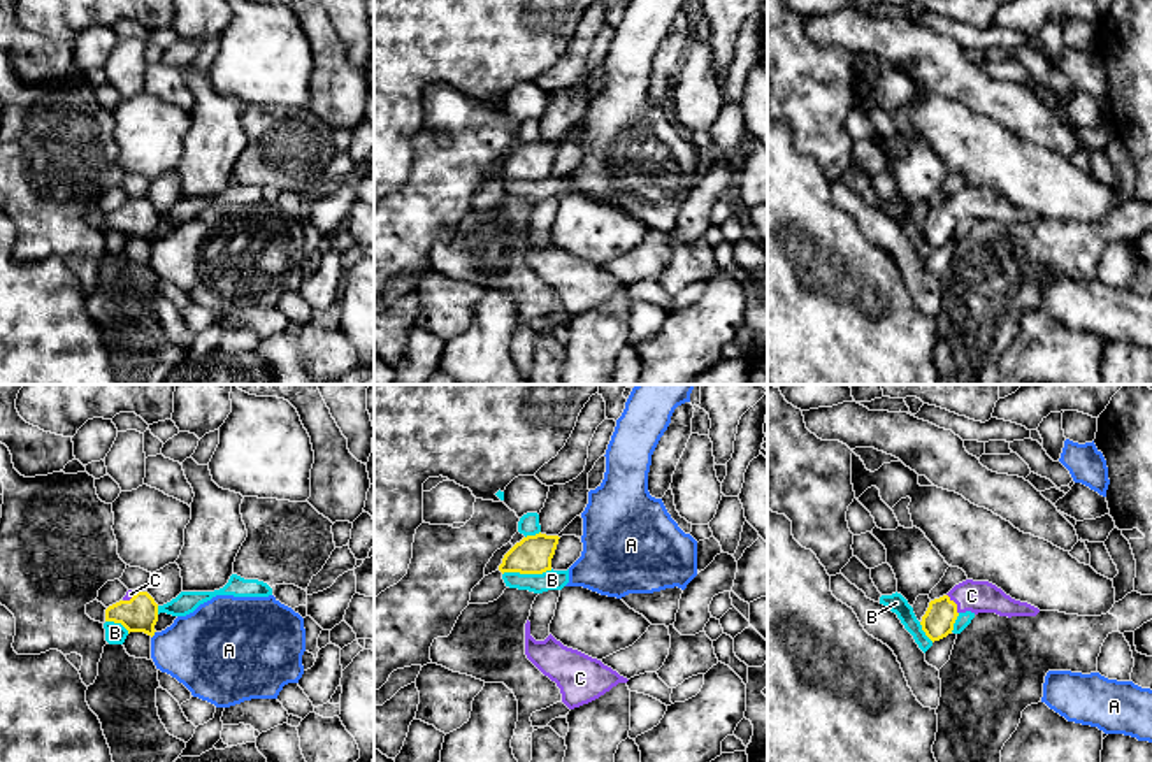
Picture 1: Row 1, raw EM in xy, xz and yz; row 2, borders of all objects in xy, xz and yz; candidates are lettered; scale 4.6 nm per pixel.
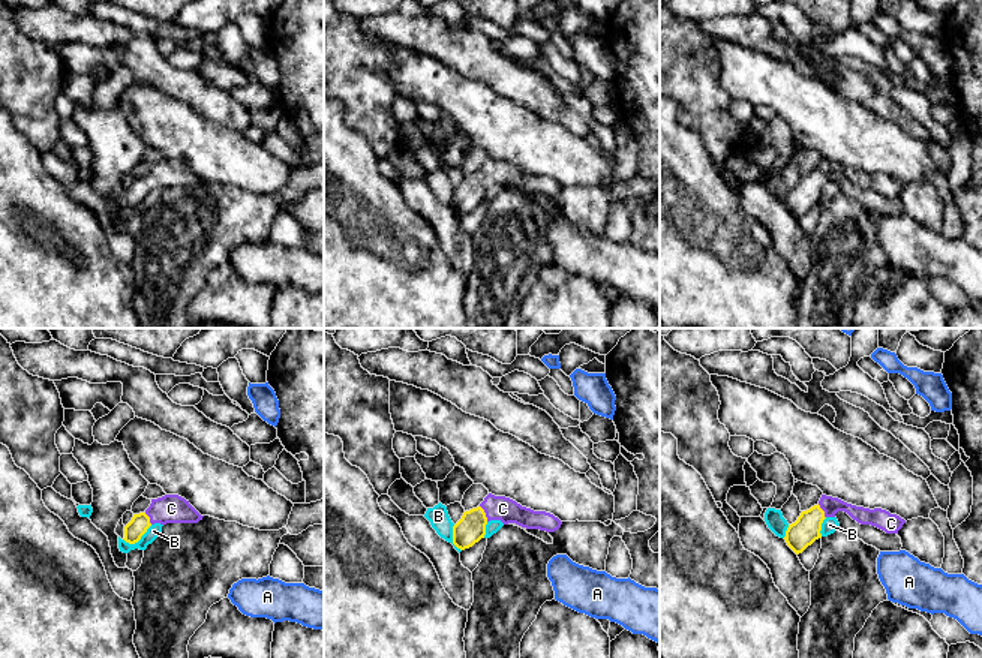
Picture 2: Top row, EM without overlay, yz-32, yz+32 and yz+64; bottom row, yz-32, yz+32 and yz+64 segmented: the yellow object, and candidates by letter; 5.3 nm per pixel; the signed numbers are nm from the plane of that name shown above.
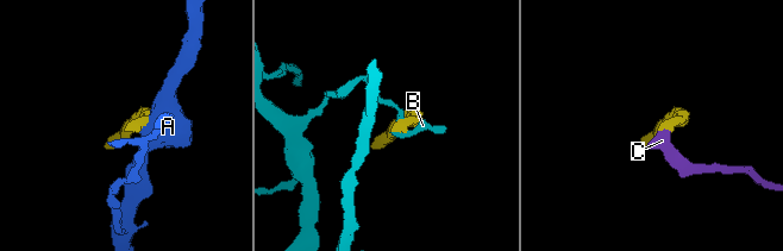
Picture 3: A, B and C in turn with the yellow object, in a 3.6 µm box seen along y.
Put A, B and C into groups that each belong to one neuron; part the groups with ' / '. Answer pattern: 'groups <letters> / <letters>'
groups A / B / C

